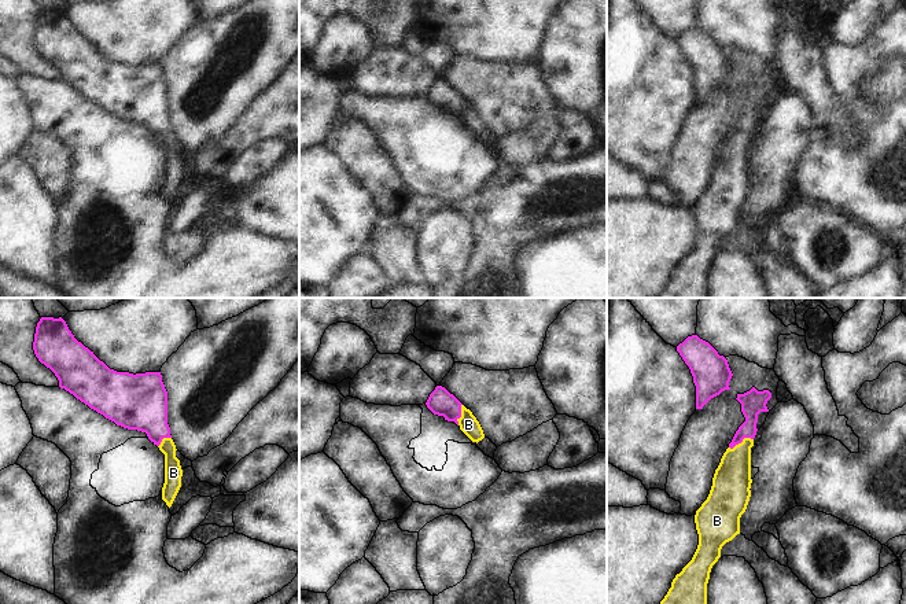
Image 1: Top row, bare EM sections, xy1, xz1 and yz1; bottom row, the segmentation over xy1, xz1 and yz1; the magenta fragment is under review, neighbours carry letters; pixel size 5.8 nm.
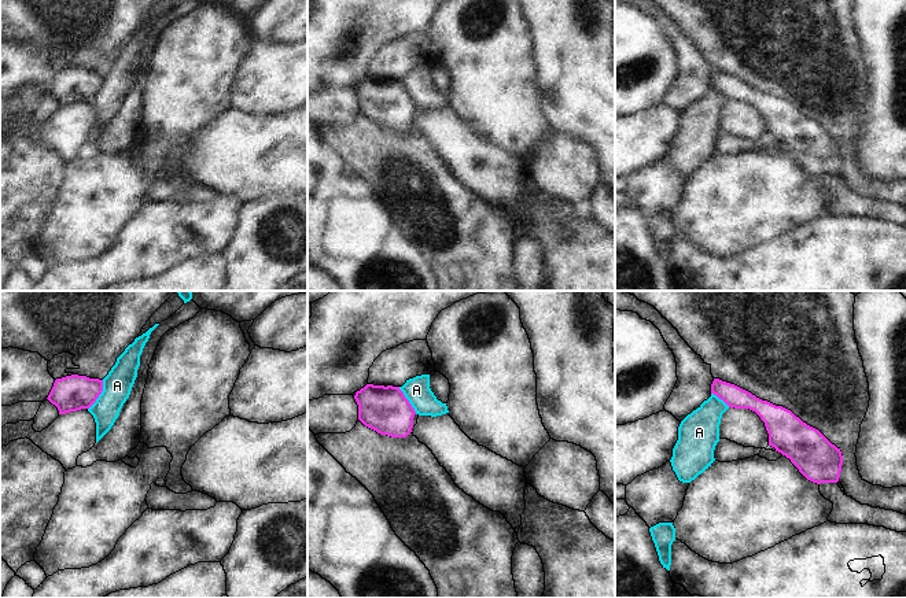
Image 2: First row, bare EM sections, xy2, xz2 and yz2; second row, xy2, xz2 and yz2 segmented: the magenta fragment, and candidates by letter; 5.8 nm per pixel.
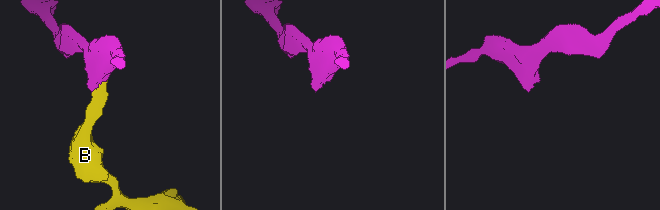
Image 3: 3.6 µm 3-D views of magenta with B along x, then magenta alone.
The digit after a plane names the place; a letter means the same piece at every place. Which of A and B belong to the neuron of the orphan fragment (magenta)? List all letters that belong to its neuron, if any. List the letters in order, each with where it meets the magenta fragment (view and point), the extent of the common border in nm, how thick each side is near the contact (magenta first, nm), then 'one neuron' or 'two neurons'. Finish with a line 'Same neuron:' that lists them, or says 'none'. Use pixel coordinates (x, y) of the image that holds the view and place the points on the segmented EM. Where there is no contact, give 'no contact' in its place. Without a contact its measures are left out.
A: meets magenta in xy2 at (99, 394); contact 200 nm long; 220 nm thick on the magenta side, 170 nm on the other; two neurons
B: meets magenta in yz1 at (740, 442); contact 160 nm long; 140 nm thick on the magenta side, 220 nm on the other; one neuron
Same neuron: B

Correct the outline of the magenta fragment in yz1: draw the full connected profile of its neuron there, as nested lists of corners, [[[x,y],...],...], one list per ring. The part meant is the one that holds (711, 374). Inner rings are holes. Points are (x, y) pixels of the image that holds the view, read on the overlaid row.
[[[697,335],[688,336],[677,346],[677,351],[689,367],[696,386],[696,409],[725,390],[730,390],[733,376],[728,360]]]

